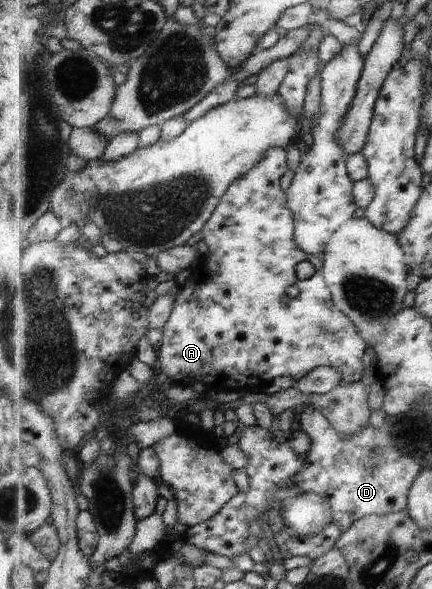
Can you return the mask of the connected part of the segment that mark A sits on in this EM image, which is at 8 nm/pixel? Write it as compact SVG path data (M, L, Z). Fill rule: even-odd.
M285 148L270 150L270 153L255 170L250 171L243 178L237 179L236 182L229 186L228 193L224 195L221 203L217 206L216 213L211 215L211 219L201 229L203 244L206 244L210 256L201 257L193 265L192 270L180 281L173 313L167 325L162 329L162 340L157 346L160 371L171 377L177 384L183 384L190 389L200 388L203 391L259 391L263 390L268 383L271 383L277 377L288 375L298 381L321 366L331 366L340 369L343 384L363 381L363 377L365 377L363 355L365 355L365 349L367 349L368 345L357 329L356 323L353 323L353 320L349 319L349 316L346 316L345 312L342 312L333 301L332 291L329 289L324 276L323 255L316 256L303 251L294 240L296 219L291 208L288 207L288 196L281 189L281 177L287 173L287 167L289 165L287 165ZM301 261L309 261L315 269L312 277L307 280L299 279L297 271L295 271L295 267ZM291 285L297 285L298 287L299 294L296 298L287 295L287 287L291 287Z

